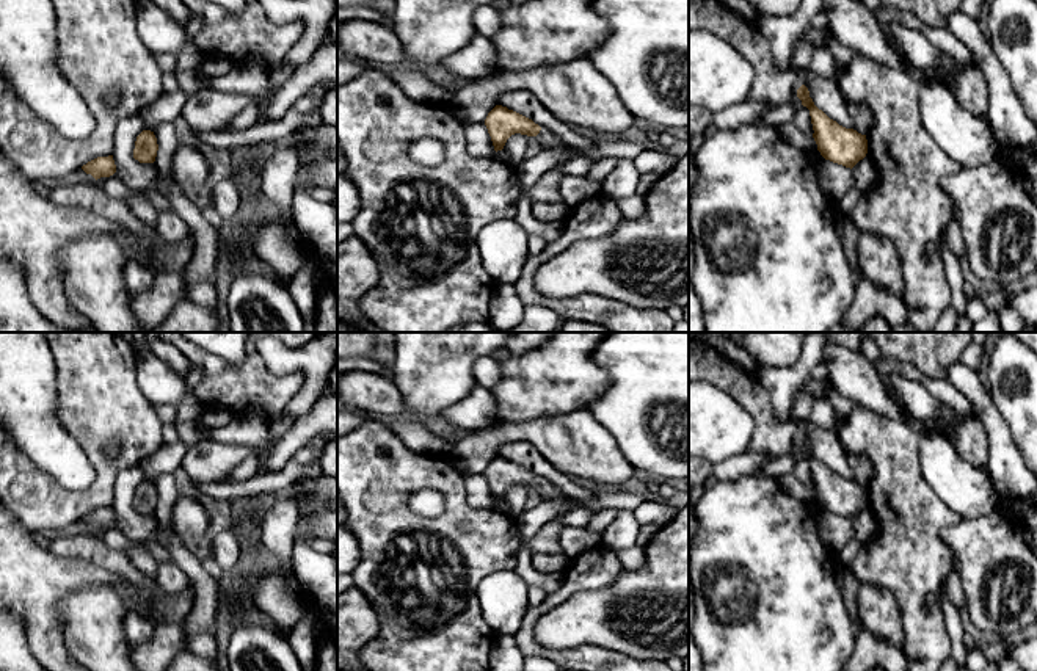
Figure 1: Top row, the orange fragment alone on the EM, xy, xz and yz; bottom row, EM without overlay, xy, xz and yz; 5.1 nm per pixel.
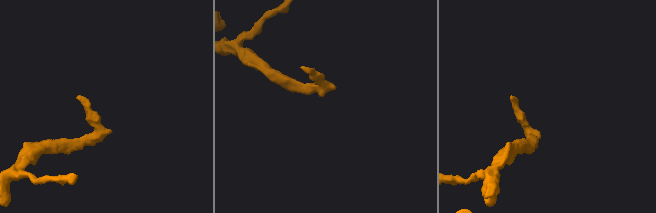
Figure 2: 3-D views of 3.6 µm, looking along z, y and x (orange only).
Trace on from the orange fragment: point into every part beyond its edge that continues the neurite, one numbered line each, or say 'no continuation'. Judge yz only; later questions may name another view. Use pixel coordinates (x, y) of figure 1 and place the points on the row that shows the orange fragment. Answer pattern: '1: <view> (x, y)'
no continuation

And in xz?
1: xz (546, 138)

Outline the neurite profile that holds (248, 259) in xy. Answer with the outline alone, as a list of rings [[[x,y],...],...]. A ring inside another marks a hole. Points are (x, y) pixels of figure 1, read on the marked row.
[[[243,249],[240,252],[240,260],[234,270],[234,276],[237,276],[242,270],[249,271],[265,271],[268,274],[275,274],[286,287],[292,276],[278,274],[268,263],[265,263],[253,249]]]

